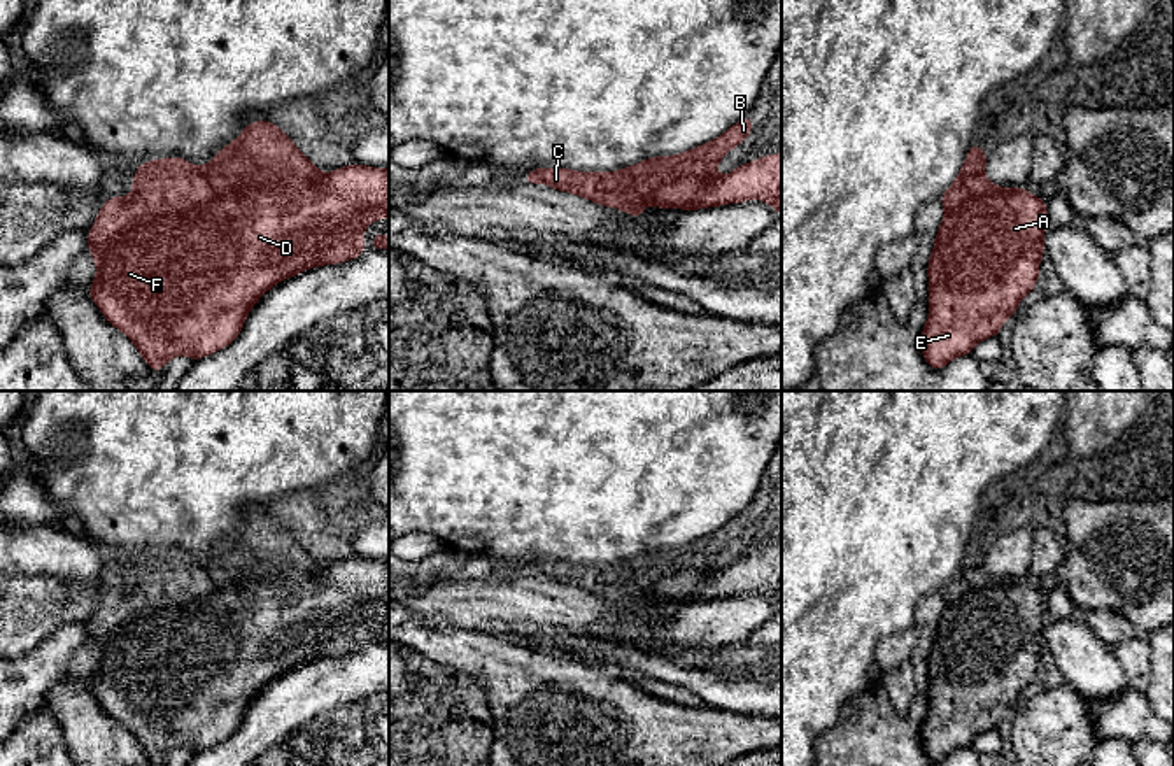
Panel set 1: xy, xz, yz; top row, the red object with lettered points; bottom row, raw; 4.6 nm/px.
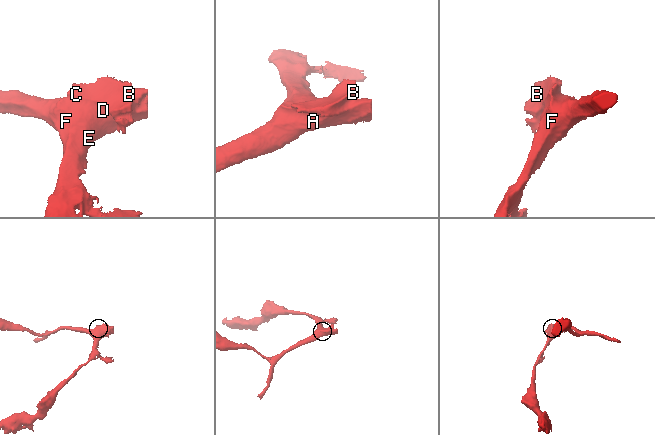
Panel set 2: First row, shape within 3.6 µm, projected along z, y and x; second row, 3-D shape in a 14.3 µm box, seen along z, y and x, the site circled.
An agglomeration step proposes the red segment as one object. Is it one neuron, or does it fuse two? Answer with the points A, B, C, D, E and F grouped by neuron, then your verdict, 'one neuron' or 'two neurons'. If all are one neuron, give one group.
A C D E F / B | two neurons

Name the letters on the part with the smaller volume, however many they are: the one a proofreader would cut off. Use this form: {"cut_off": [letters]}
{"cut_off": ["B"]}

